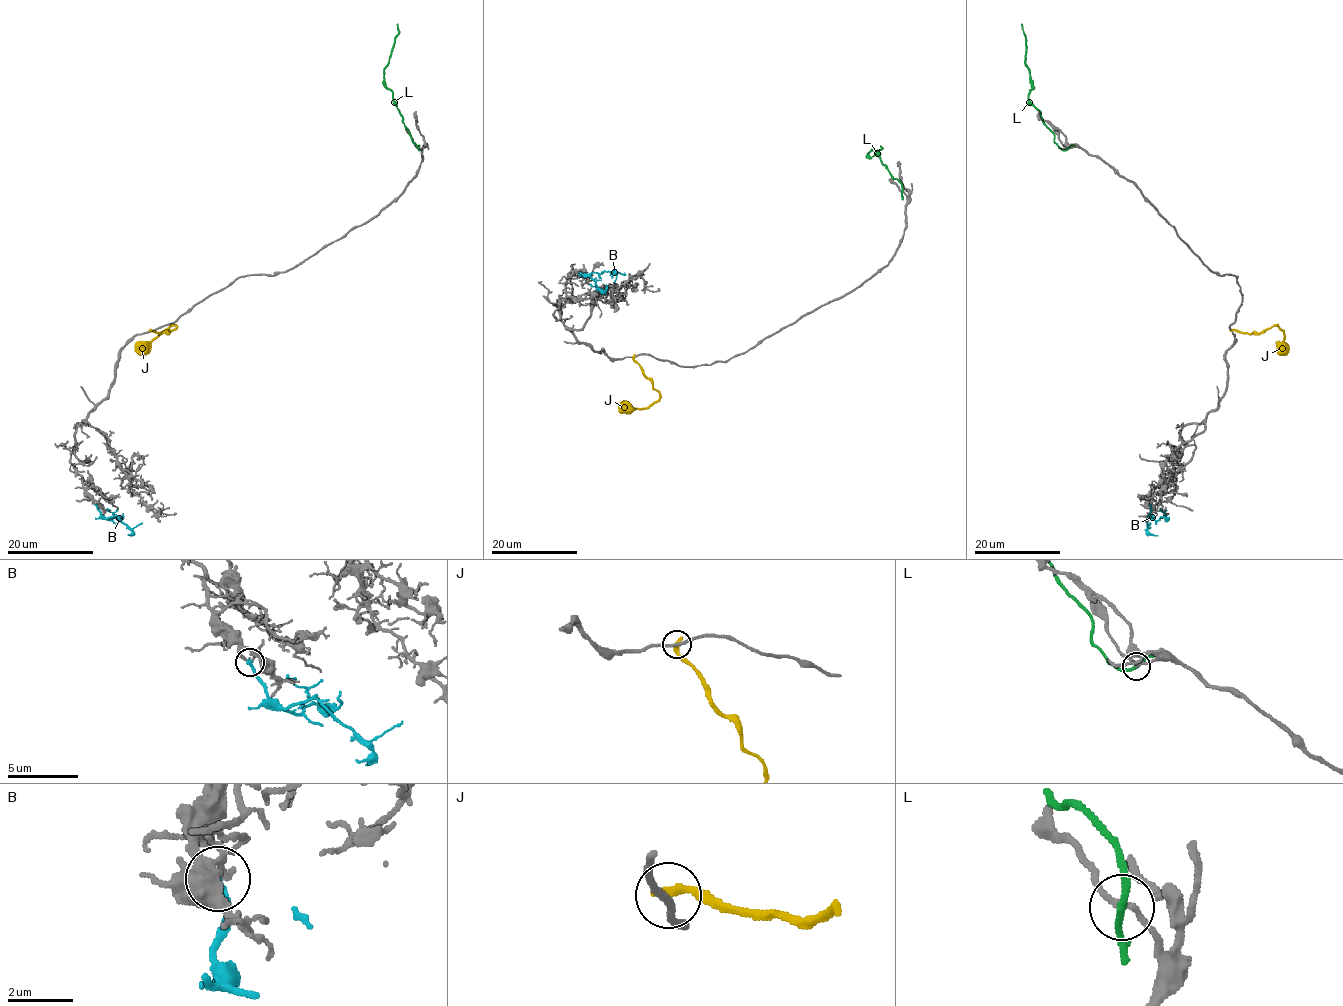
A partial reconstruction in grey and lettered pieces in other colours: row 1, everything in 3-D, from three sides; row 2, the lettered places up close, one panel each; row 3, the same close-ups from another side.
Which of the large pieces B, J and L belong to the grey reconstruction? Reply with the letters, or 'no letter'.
B

